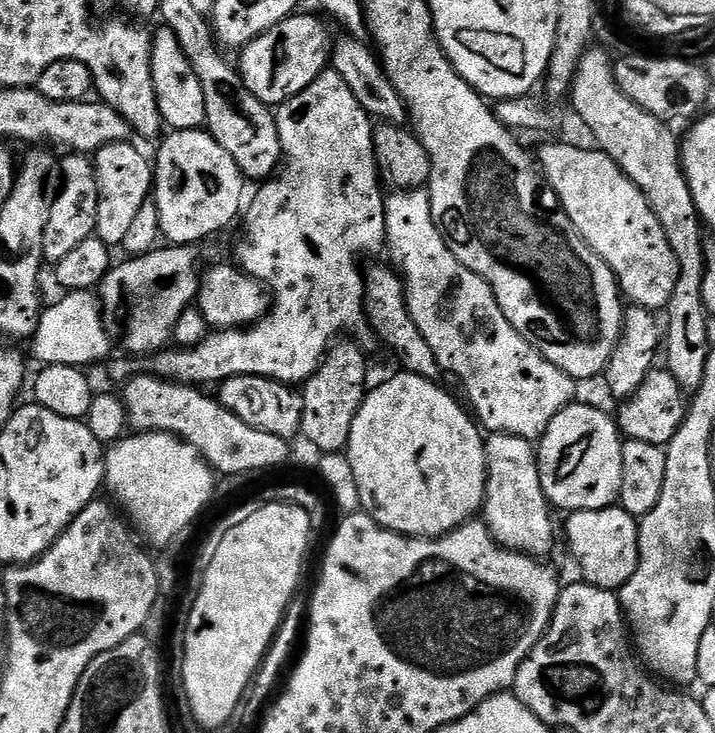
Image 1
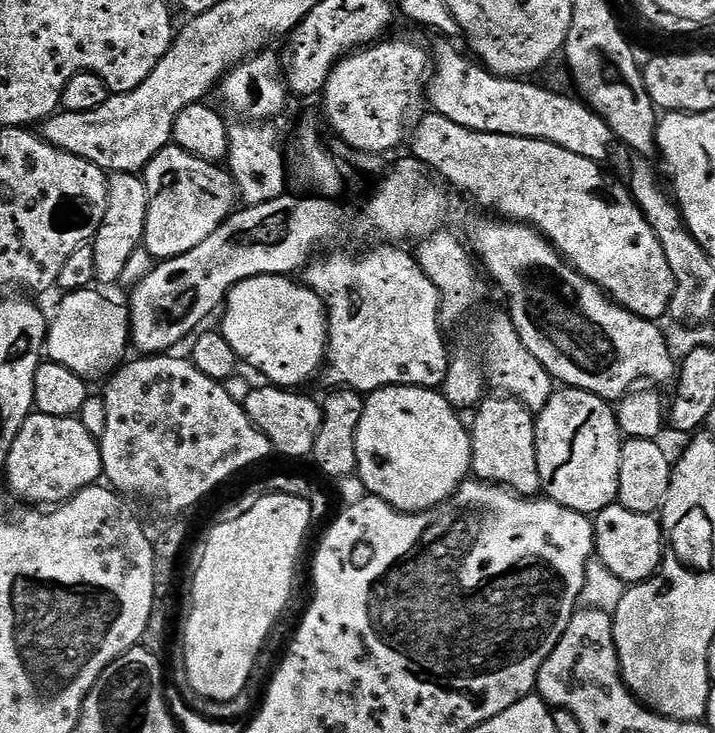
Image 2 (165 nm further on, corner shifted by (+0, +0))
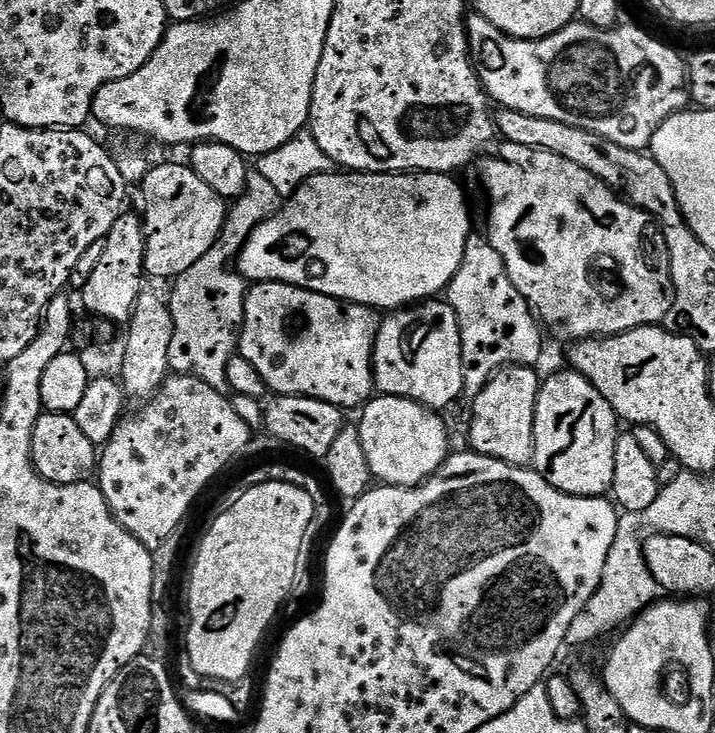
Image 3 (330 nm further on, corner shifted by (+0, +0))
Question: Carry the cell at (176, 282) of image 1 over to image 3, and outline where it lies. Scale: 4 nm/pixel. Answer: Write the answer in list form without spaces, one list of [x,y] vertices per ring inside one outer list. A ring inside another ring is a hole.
[[[329,170],[318,176],[311,176],[294,195],[287,197],[286,203],[279,212],[252,231],[250,238],[244,243],[244,249],[240,251],[238,270],[249,282],[293,284],[311,292],[326,294],[335,300],[346,300],[350,304],[365,304],[373,310],[407,308],[439,297],[462,265],[467,238],[474,232],[472,212],[468,209],[468,196],[456,179],[455,175],[443,172],[350,172],[347,170]]]

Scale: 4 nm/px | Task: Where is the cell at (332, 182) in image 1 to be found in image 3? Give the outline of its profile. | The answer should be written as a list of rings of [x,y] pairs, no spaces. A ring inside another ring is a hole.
[[[440,298],[425,300],[419,304],[413,304],[407,308],[398,308],[387,313],[385,320],[379,321],[376,330],[376,345],[372,347],[372,379],[374,388],[379,395],[382,396],[397,396],[398,398],[406,398],[413,400],[419,404],[425,404],[427,408],[440,410],[439,408],[448,408],[456,399],[460,400],[463,397],[463,372],[462,372],[462,342],[459,336],[458,318],[455,316],[455,310]]]

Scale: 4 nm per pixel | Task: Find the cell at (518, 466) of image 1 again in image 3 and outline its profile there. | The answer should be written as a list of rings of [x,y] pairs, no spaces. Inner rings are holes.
[[[511,365],[493,374],[485,389],[471,401],[472,425],[468,428],[471,451],[527,468],[534,454],[534,414],[542,376],[535,367]]]

